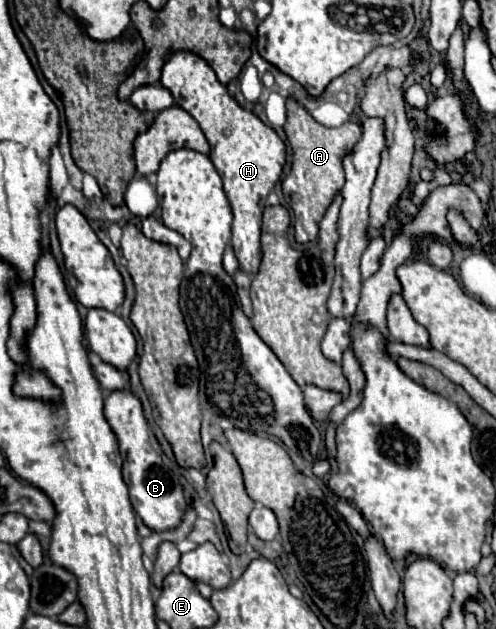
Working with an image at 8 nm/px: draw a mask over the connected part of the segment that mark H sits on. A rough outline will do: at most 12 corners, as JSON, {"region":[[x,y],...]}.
{"region":[[174,52],[160,84],[200,124],[256,274],[286,146],[210,64]]}

